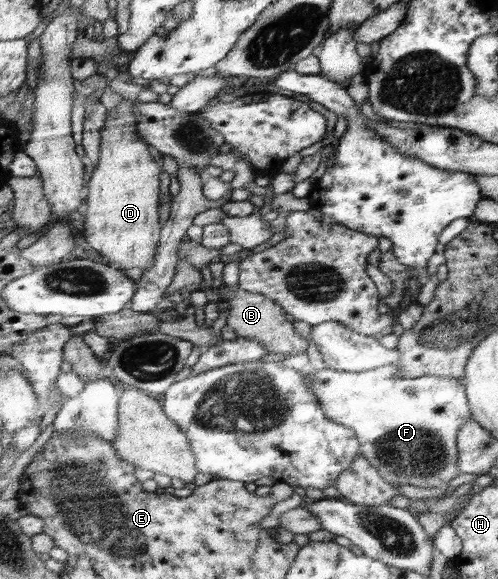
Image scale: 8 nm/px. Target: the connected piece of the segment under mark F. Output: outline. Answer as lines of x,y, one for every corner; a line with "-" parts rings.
391,364
362,372
340,372
331,368
308,368
306,371
307,374
303,374
304,383
317,395
326,415
345,427
353,428
360,439
362,456
378,469
387,483
445,488
461,472
461,467
458,467
458,434
472,419
463,381
451,376
404,378
398,376

